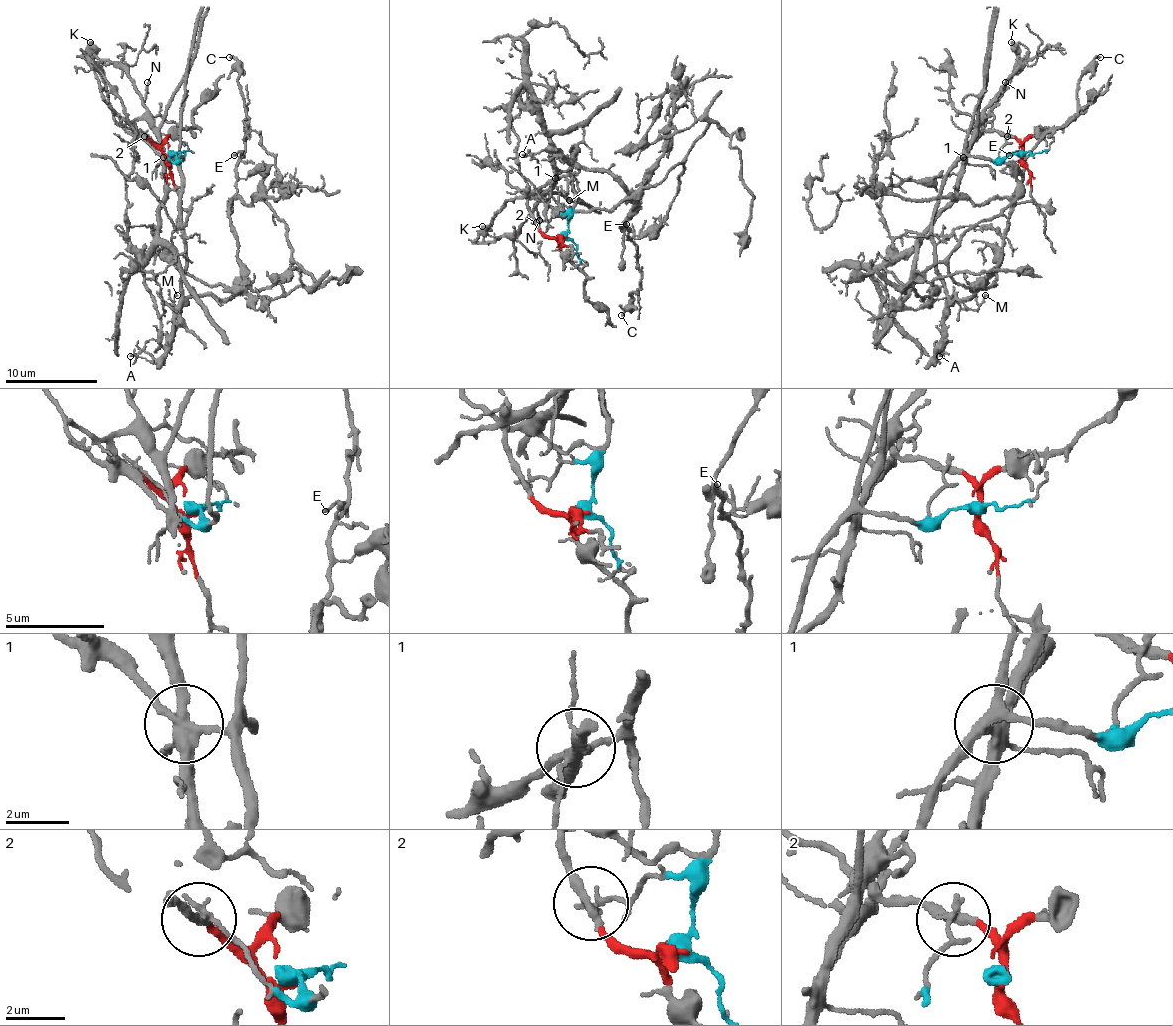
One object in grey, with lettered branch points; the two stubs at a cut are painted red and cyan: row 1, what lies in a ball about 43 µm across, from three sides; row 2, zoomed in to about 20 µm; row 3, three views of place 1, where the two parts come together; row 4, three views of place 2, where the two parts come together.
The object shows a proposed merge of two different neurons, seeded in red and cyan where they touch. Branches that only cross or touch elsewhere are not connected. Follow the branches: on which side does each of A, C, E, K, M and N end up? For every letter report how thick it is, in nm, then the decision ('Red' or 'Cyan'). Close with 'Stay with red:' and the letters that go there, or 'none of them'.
A: Thickness 120 nm. Cyan
C: Thickness 170 nm. Cyan
E: Thickness 140 nm. Cyan
K: Thickness 500 nm. Cyan
M: Thickness 130 nm. Cyan
N: Thickness 160 nm. Red
Stay with red: N

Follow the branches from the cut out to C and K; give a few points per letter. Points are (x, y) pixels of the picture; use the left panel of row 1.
C: (173, 156), (182, 295), (219, 299), (233, 292), (240, 262), (229, 202), (250, 116), (229, 56)
K: (173, 156), (175, 153), (180, 160), (182, 158), (164, 158), (113, 116), (92, 65), (90, 42)

